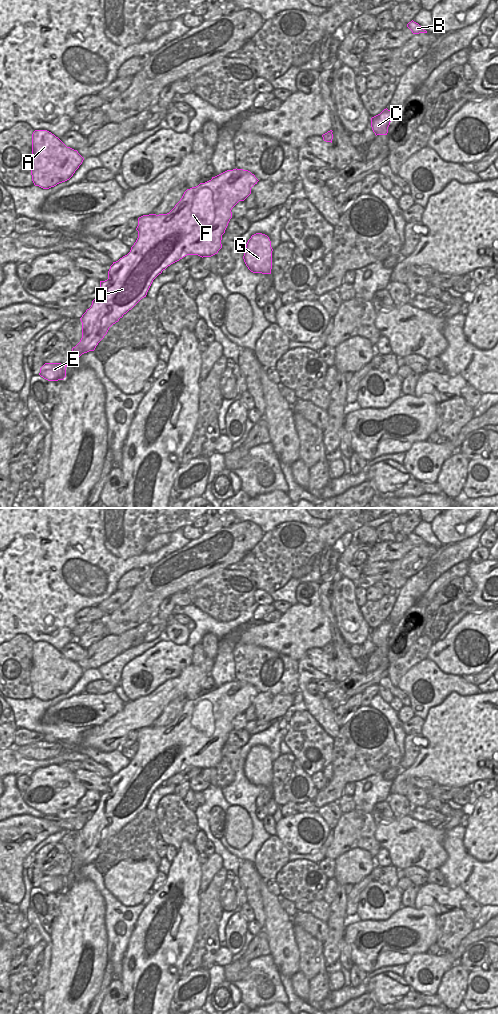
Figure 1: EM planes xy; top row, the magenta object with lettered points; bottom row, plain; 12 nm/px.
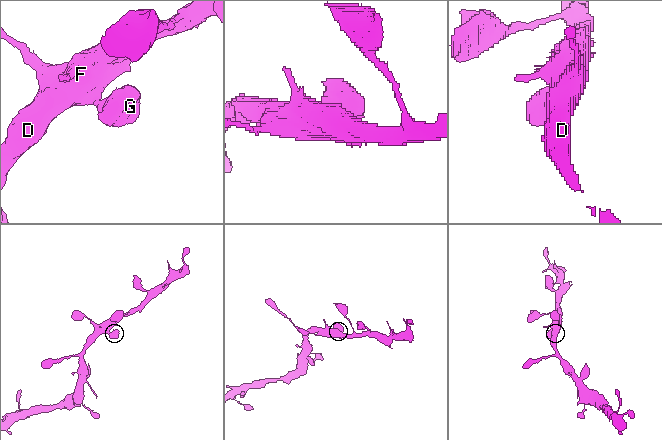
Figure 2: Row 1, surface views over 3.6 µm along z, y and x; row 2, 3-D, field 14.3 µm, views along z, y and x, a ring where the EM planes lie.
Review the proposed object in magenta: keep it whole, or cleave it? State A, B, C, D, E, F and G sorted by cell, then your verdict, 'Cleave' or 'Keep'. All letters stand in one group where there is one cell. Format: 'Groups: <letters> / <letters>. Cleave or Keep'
Groups: A B C D E F G. Keep

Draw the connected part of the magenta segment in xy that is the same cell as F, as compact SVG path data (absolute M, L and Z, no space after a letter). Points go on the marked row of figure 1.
M227 170L211 180L200 183L196 187L187 189L180 201L167 214L149 214L138 218L138 238L131 247L130 252L113 262L108 271L108 279L100 281L98 296L92 301L92 305L80 318L82 322L82 338L72 348L72 358L78 359L82 354L94 351L98 343L107 334L109 328L119 321L129 310L131 310L142 298L146 297L153 280L168 266L179 261L187 255L198 255L200 257L211 257L222 248L222 235L232 218L232 208L239 202L244 201L250 194L251 188L259 180L248 170Z

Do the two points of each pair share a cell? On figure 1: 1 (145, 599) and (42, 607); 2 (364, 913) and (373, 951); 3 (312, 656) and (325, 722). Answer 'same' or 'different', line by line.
1: different
2: different
3: same

